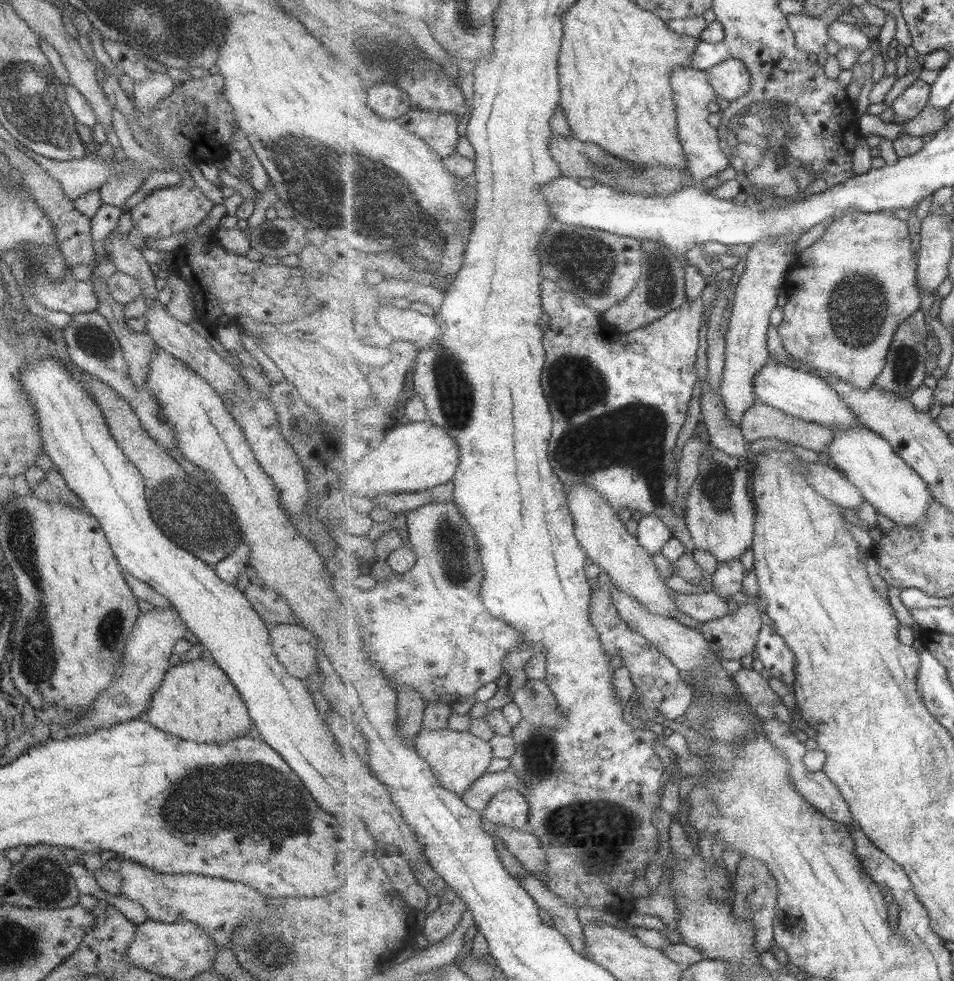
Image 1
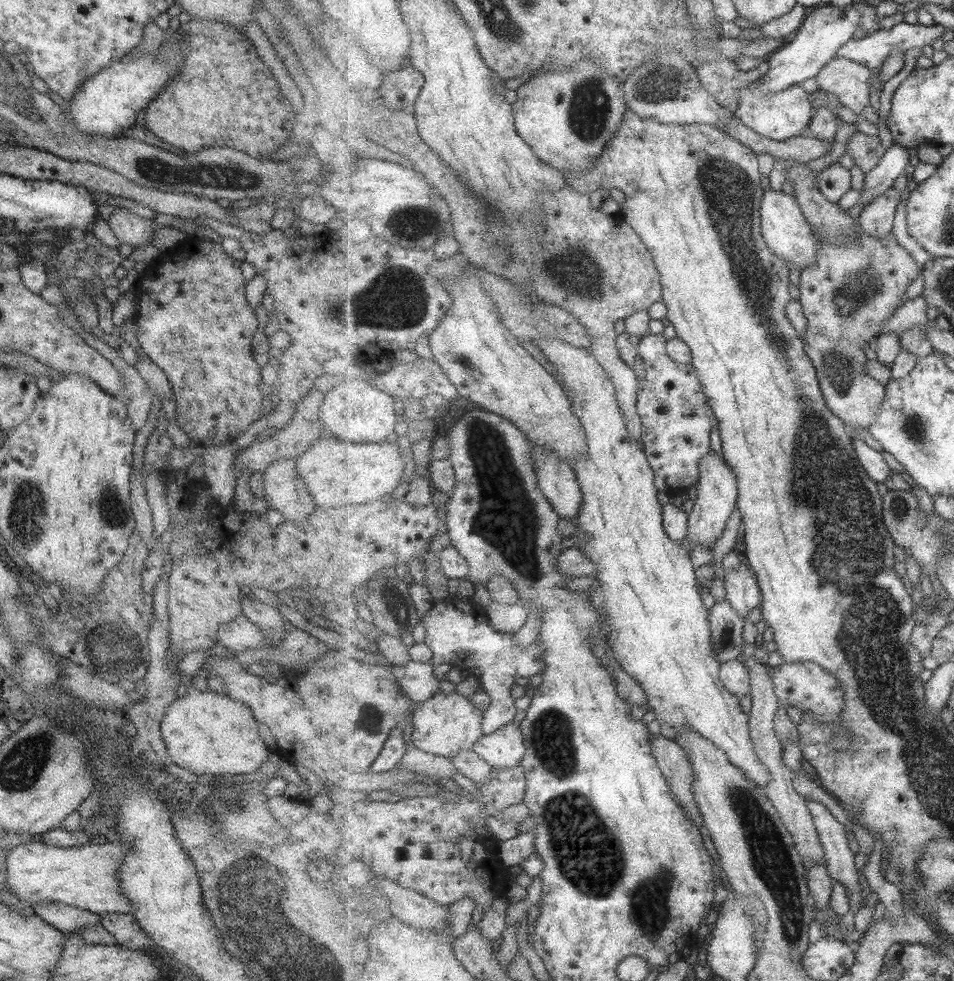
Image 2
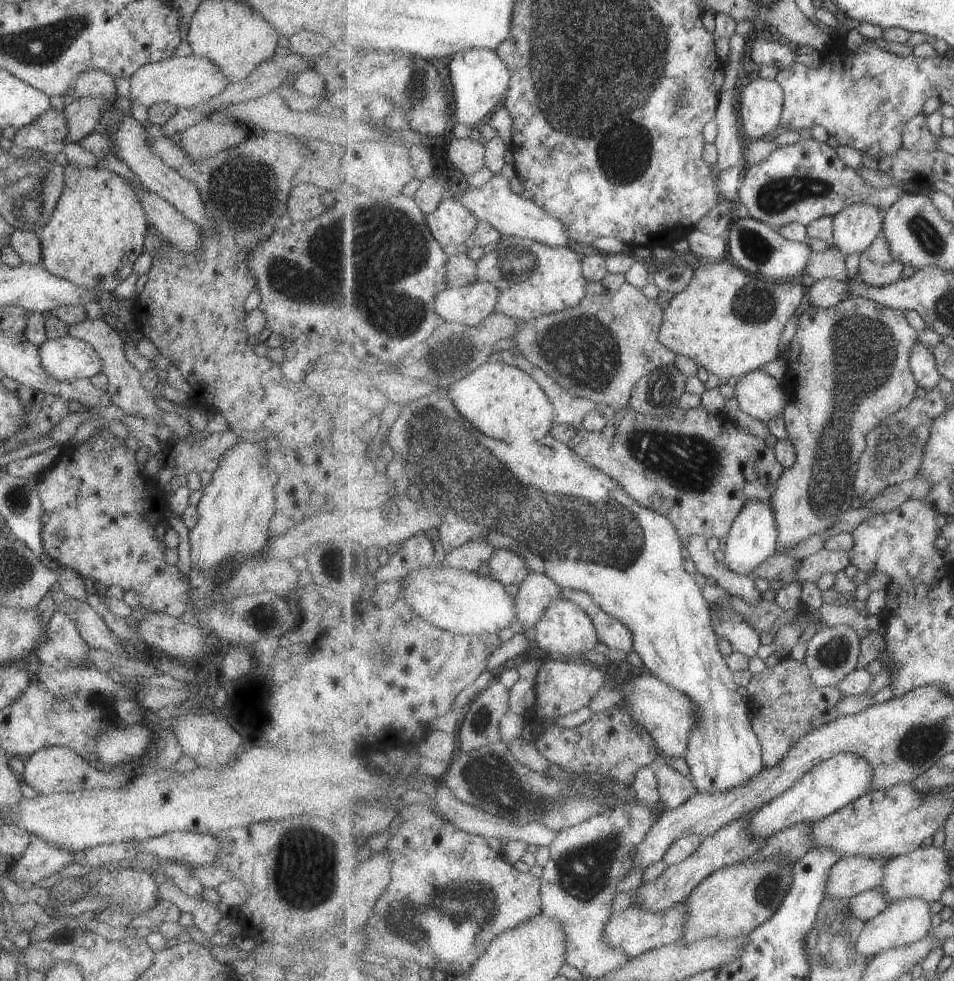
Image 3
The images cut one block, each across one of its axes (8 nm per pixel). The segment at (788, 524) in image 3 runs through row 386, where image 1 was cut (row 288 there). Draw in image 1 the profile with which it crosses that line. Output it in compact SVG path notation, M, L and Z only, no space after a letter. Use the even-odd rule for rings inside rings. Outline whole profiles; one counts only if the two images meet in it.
M863 211L847 212L846 215L835 219L827 226L823 235L810 247L800 252L798 262L795 268L790 271L788 280L789 284L791 284L791 295L788 298L788 303L784 306L783 324L777 327L785 351L793 359L808 362L812 366L812 372L825 371L826 373L831 373L862 389L875 386L877 377L884 371L889 360L888 354L891 352L891 343L894 341L896 330L903 321L906 321L907 318L921 308L921 294L919 294L918 289L918 260L915 260L907 223L904 220L897 219L891 211L879 211L876 213Z

